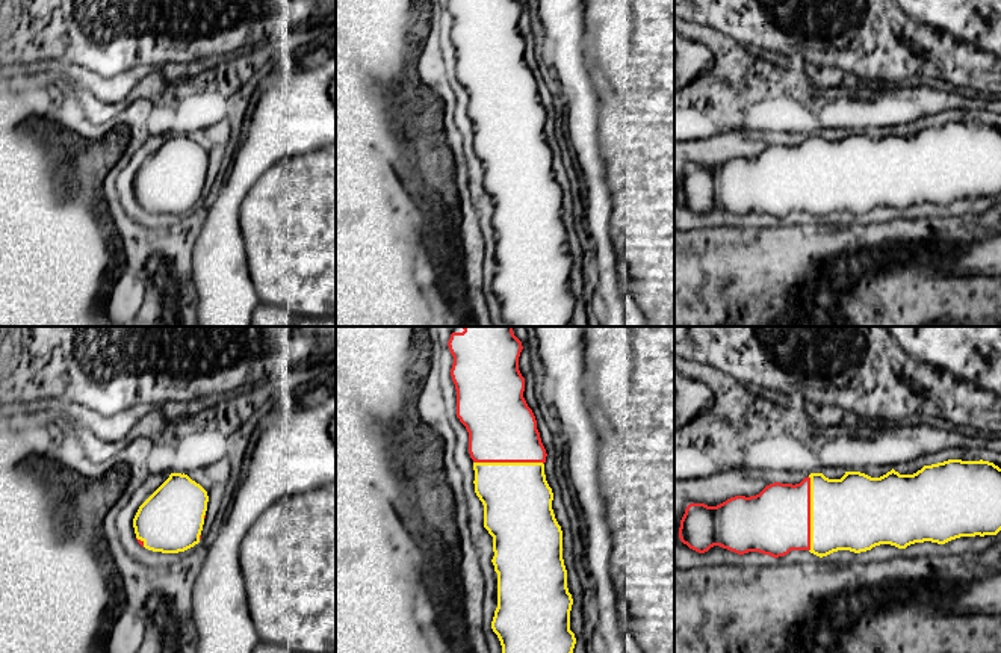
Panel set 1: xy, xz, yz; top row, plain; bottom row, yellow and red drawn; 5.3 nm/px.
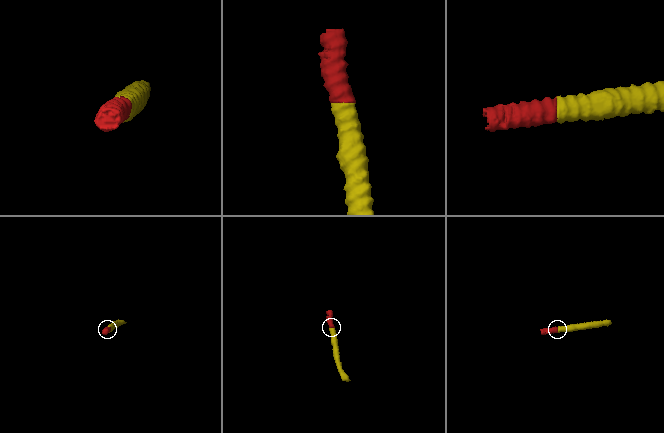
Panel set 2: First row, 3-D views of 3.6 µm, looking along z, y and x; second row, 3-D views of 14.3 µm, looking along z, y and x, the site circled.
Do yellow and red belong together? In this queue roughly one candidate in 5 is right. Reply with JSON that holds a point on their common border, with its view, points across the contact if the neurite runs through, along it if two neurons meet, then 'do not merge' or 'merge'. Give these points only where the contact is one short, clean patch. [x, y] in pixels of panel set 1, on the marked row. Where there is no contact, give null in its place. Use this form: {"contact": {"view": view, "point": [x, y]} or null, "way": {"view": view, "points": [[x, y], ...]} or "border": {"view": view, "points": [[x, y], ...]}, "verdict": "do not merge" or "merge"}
{"contact": {"view": "yz", "point": [811, 514]}, "verdict": "merge"}

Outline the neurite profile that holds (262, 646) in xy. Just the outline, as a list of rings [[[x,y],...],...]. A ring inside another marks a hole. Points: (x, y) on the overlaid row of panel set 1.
[[[259,639],[257,645],[254,647],[253,653],[295,653],[280,644],[272,641]]]

